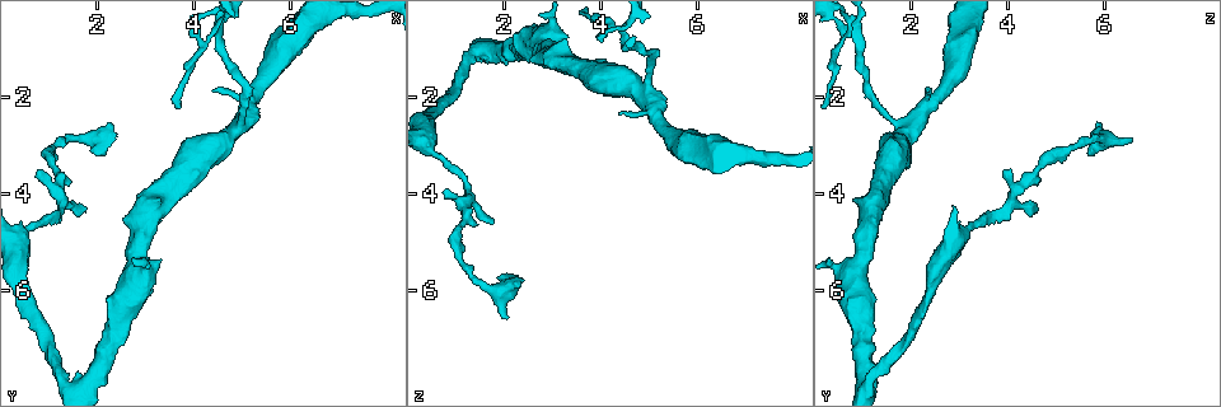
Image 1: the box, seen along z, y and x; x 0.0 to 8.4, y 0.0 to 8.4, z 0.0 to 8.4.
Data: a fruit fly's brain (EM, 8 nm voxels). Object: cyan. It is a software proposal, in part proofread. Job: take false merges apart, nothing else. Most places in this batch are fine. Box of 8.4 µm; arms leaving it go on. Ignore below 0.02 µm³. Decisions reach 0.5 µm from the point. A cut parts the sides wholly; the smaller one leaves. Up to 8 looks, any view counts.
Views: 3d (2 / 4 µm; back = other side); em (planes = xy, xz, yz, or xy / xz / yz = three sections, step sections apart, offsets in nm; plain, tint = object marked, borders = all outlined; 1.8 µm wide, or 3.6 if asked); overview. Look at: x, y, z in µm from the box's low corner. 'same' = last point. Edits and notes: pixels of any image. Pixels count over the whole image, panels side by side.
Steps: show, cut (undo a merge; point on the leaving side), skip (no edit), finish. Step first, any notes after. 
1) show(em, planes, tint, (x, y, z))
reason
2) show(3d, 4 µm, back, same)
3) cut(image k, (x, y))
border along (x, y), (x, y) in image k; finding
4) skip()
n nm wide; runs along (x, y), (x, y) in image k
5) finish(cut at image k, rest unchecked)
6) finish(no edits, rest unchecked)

show(em, planes, tint, (1.75, 2.85, 6.00))
calibre changes

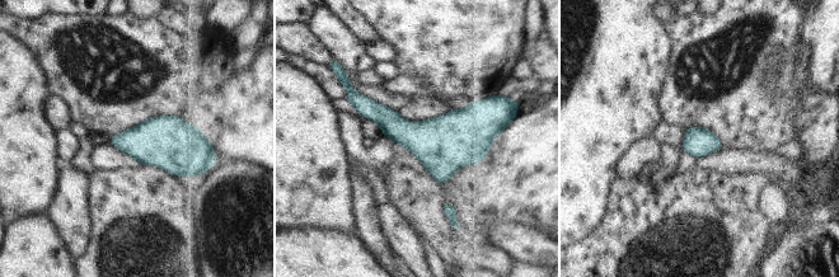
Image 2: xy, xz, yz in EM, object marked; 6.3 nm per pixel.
skip()
runs along (354, 99), (406, 134), (493, 134) in image 2; all the same neuron

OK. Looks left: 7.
show(em, 3.6 µm, yz, step 4, tint, (4.80, 2.75, 1.90))
small branch off a trunk

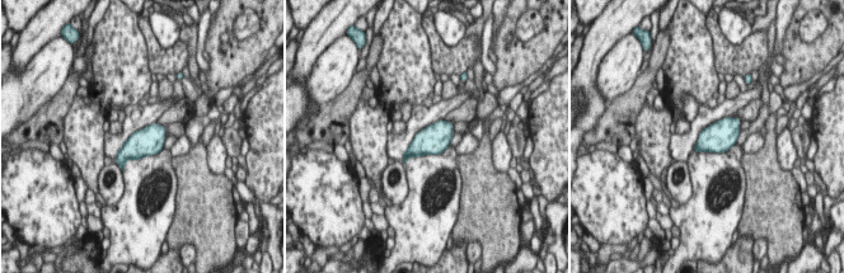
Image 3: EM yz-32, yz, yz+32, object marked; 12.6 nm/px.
show(em, 3.6 µm, planes, borders, same)

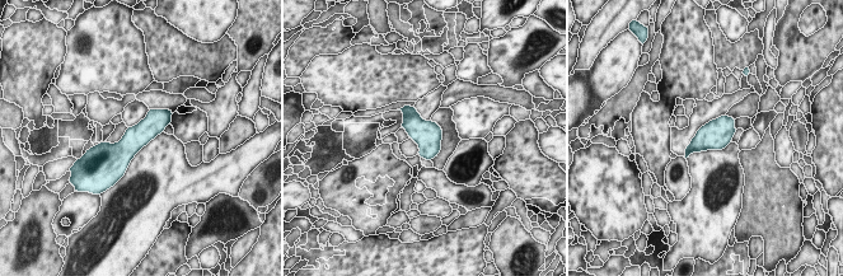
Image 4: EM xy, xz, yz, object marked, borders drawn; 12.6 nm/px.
skip()
runs along (168, 113), (126, 148), (106, 146) in image 4; all the same neuron

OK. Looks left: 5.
show(3d, 2 µm, (0.50, 4.75, 3.15))
three arms meet

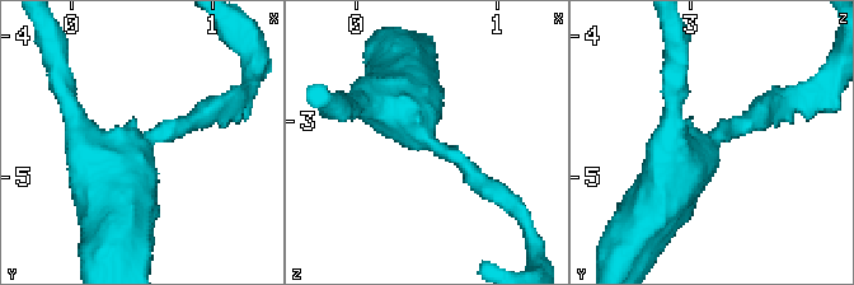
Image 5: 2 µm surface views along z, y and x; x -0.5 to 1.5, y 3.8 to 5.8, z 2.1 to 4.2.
show(em, planes, tint, (0.56, 4.72, 3.18))
3 arms; shape alone is not enough

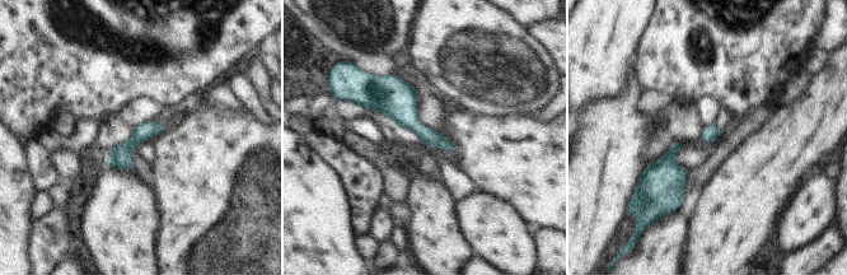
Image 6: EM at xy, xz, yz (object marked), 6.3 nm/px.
skip()
100 nm wide; runs along (360, 94), (384, 94), (447, 147) in image 6; all the same neuron

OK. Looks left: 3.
show(3d, 2 µm, (1.30, 7.95, 1.20))
calibre changes

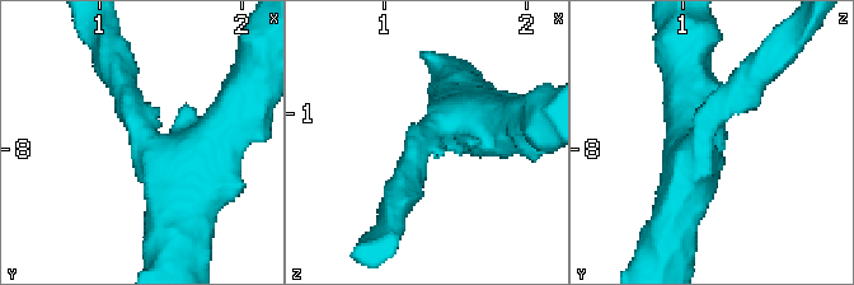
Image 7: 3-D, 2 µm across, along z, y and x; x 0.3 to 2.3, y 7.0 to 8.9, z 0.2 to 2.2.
show(em, xy, step 16, tint, (1.32, 7.90, 1.14))
arms of 220, 380 nm

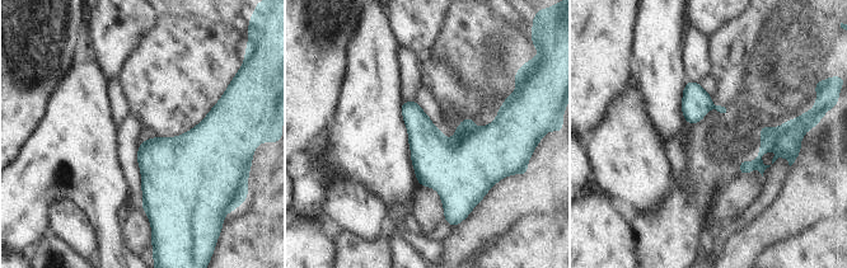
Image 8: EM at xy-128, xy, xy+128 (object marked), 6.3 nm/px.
show(em, planes, tint, same)

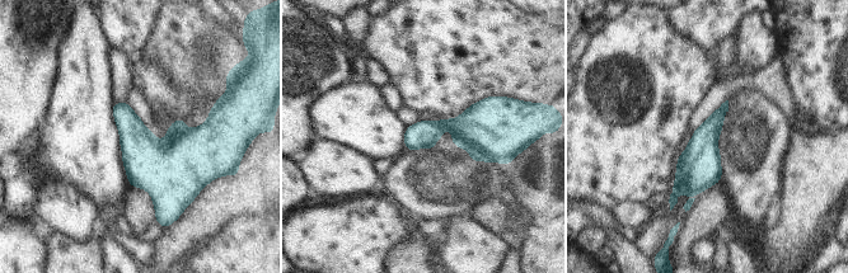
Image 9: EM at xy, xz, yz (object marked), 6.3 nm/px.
skip()
one neuron here

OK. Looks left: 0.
finish(no edits, rest unchecked)

